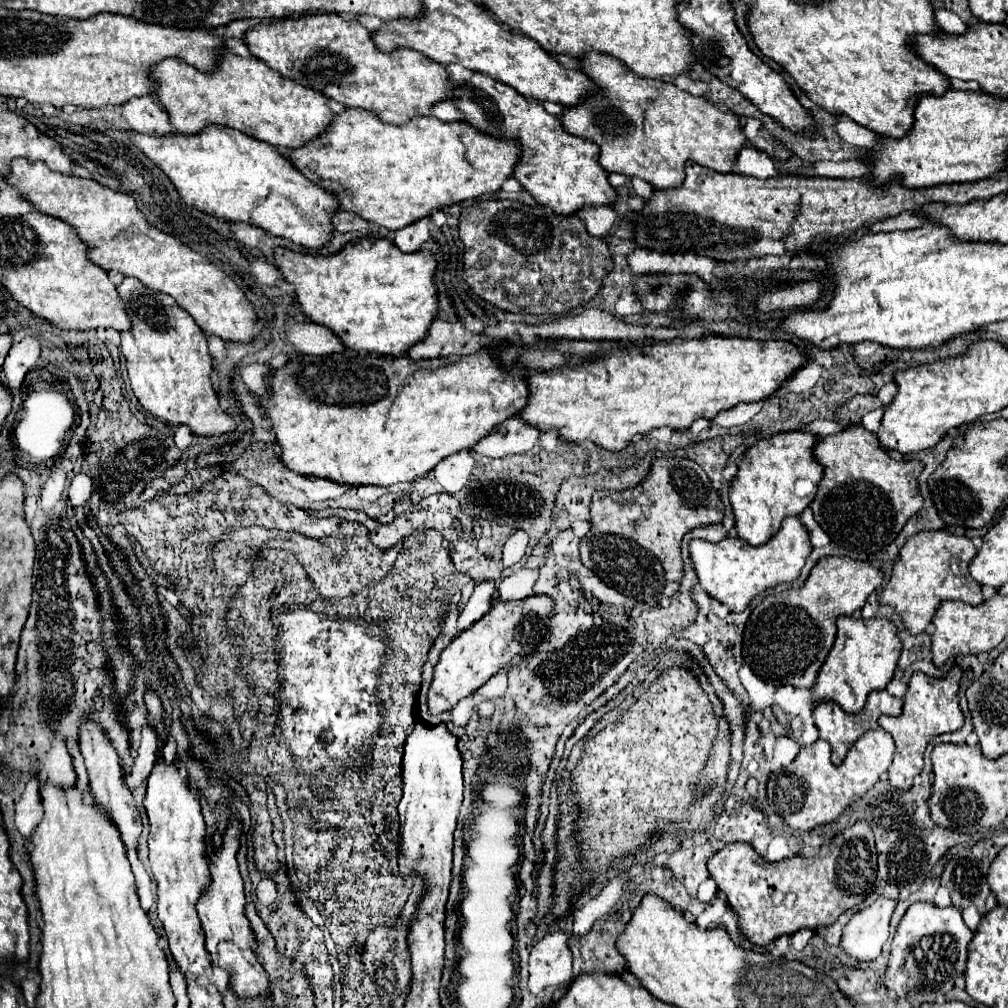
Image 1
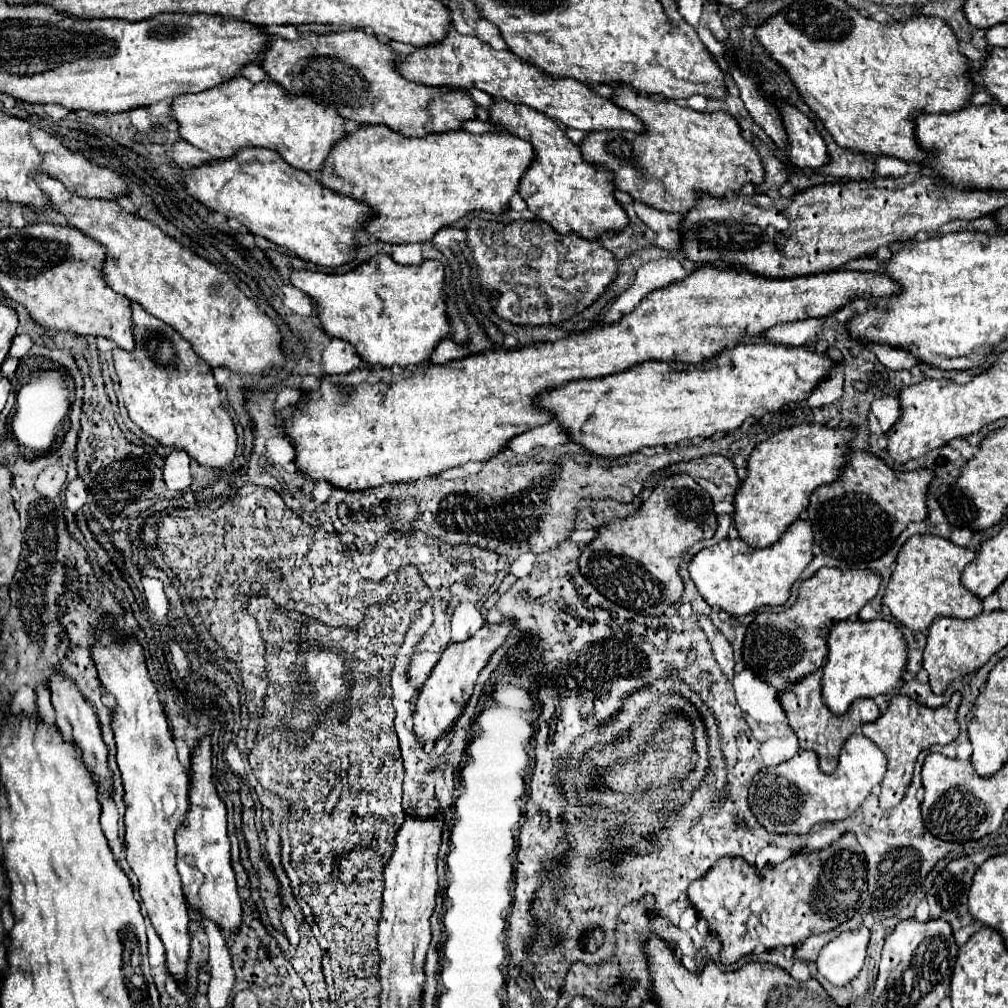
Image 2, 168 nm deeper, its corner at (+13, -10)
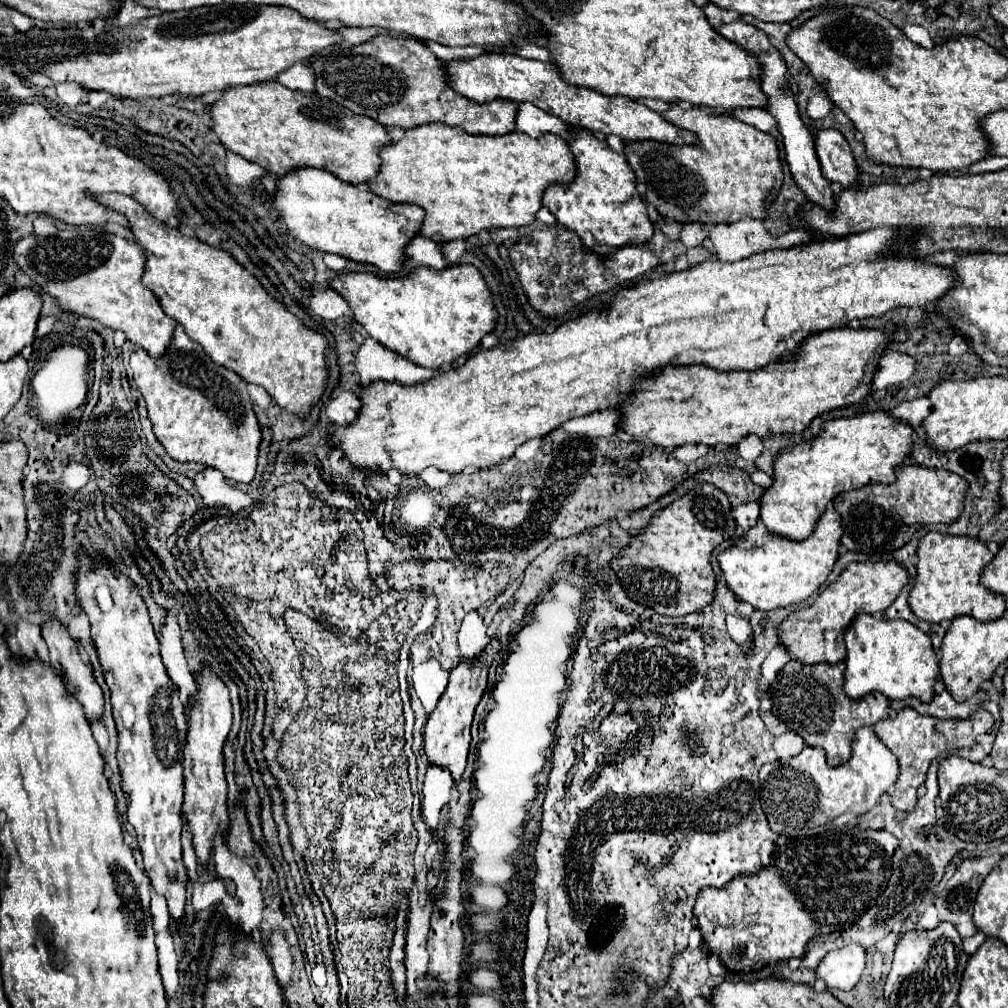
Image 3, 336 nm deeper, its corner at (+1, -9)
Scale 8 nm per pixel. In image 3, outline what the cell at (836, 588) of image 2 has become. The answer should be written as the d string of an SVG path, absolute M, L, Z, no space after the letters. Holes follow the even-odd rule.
M867 561L867 563L849 563L837 581L833 581L813 605L803 607L791 613L779 625L779 643L785 645L791 659L801 661L803 665L813 663L839 663L845 659L845 643L843 635L851 621L859 613L883 613L899 595L903 585L907 583L907 571L895 561Z

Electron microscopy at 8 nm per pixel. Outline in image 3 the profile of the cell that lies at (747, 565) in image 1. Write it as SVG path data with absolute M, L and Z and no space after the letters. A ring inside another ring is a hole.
M829 505L829 509L821 515L815 531L807 539L791 541L785 537L777 537L769 533L763 523L757 523L755 529L751 529L751 533L745 533L745 537L741 537L733 547L721 551L717 555L717 561L727 587L739 601L747 601L759 611L771 611L777 607L807 601L815 593L815 589L825 583L839 555L837 547L841 533L841 519Z

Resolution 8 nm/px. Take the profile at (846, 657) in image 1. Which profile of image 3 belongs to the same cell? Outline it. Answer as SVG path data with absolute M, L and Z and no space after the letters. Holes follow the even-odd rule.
M859 615L845 633L845 685L843 691L859 701L873 691L883 693L887 699L907 699L911 695L921 701L933 699L933 683L939 675L939 661L931 647L931 639L913 623L903 619L877 619L873 615Z

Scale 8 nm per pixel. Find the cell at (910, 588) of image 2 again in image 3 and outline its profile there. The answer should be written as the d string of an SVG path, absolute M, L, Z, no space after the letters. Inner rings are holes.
M931 531L919 541L917 557L917 577L909 593L909 605L919 619L941 623L959 615L969 615L979 621L993 621L1005 613L1003 595L995 595L979 583L981 569L993 559L993 553L979 539Z

